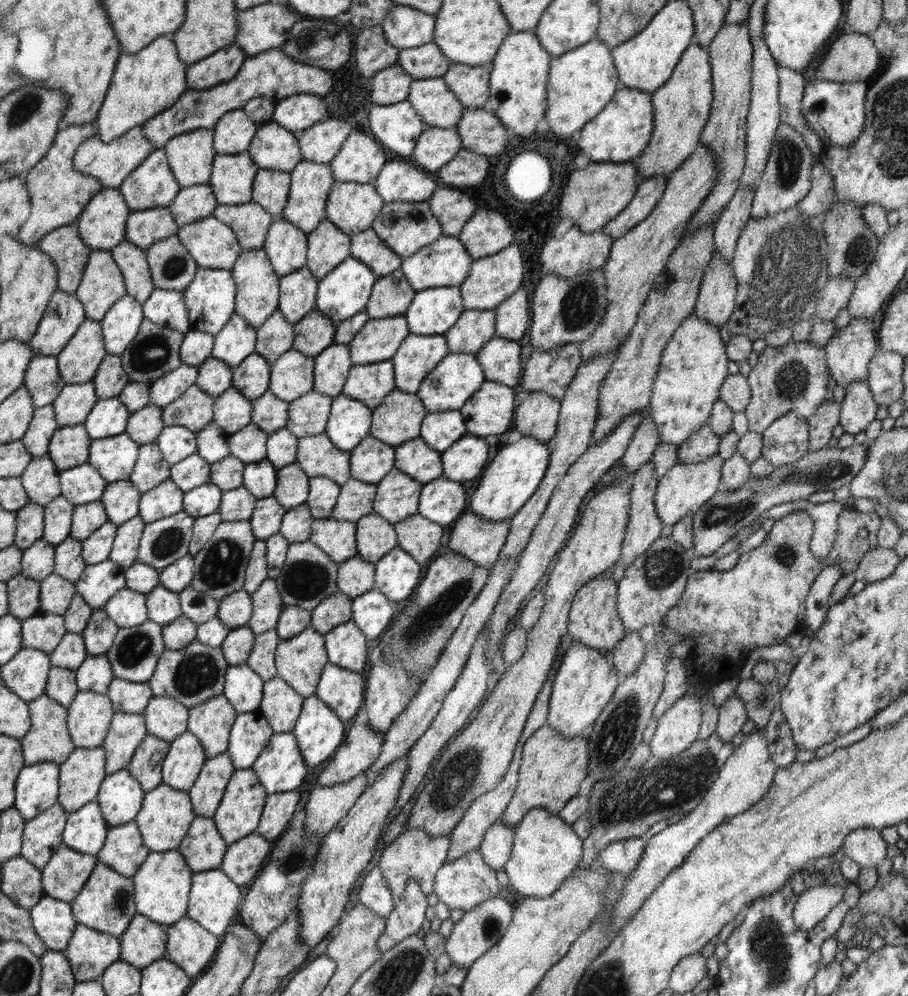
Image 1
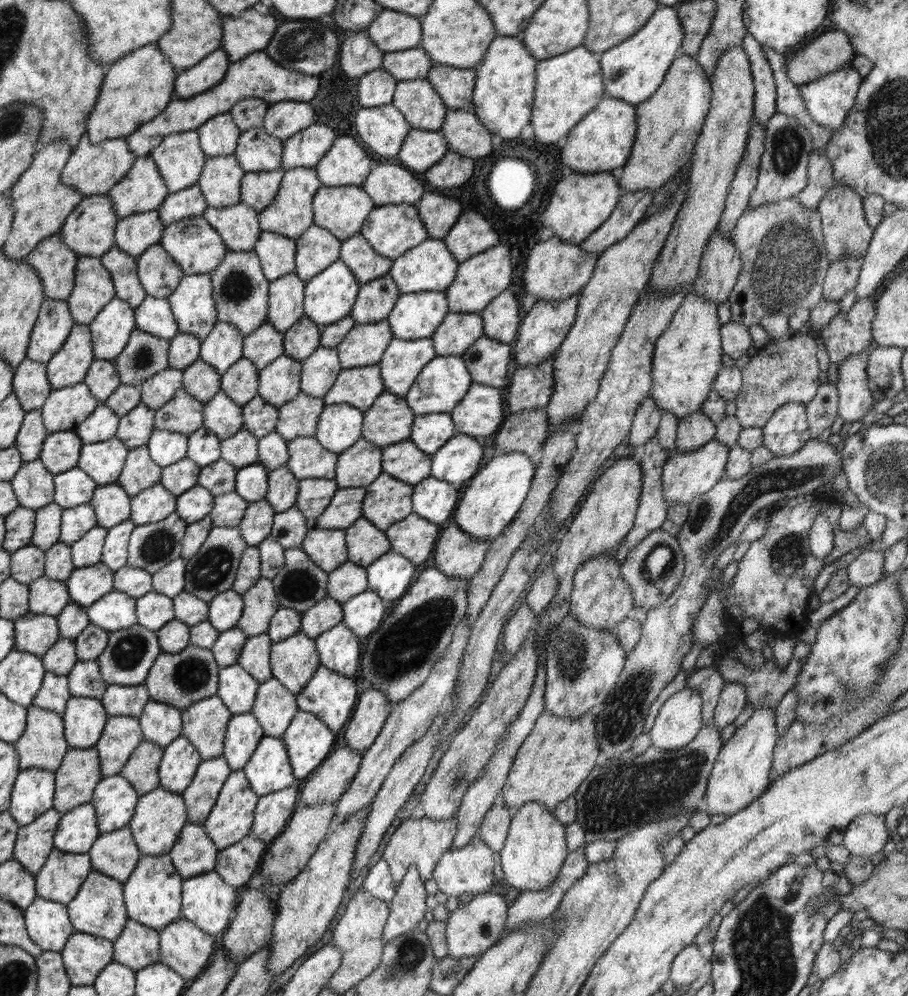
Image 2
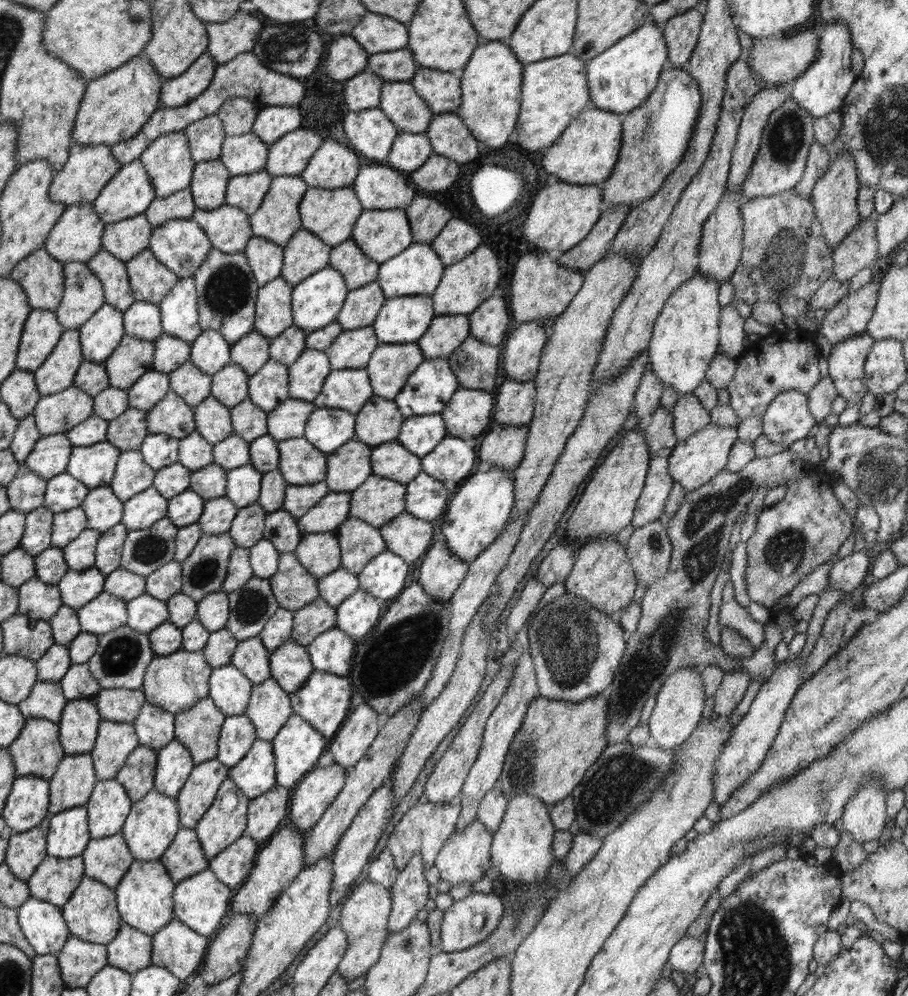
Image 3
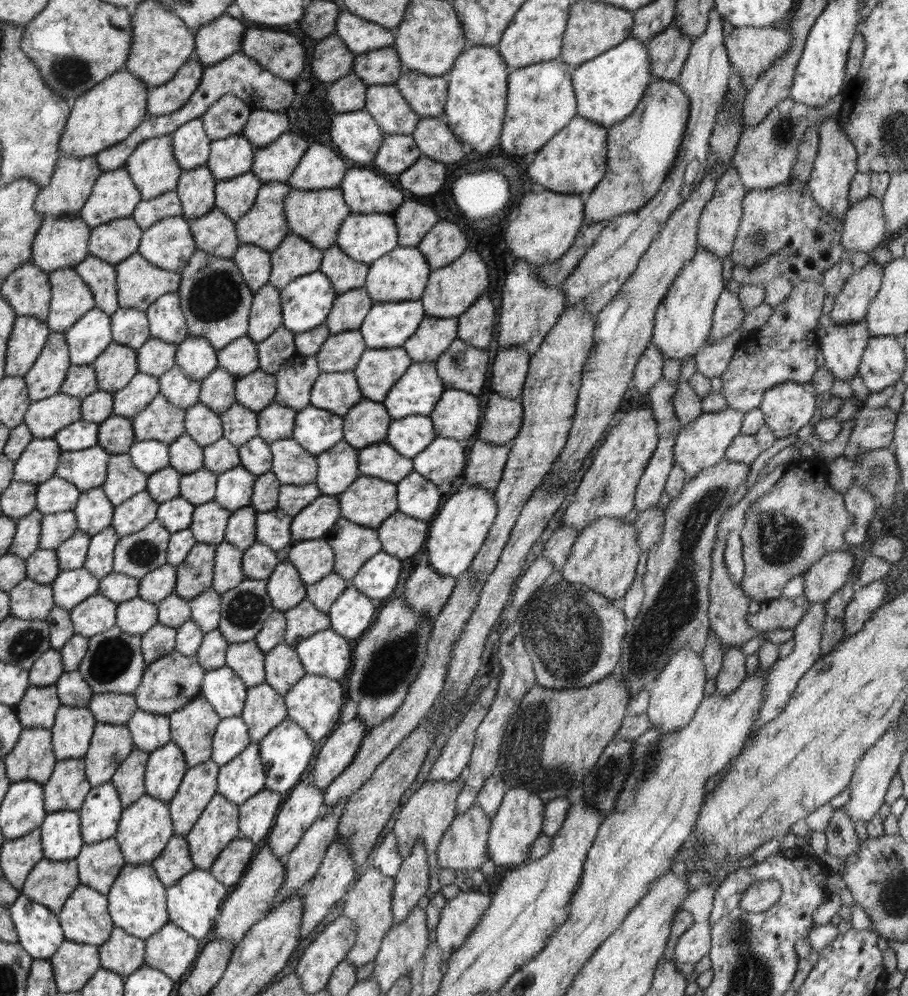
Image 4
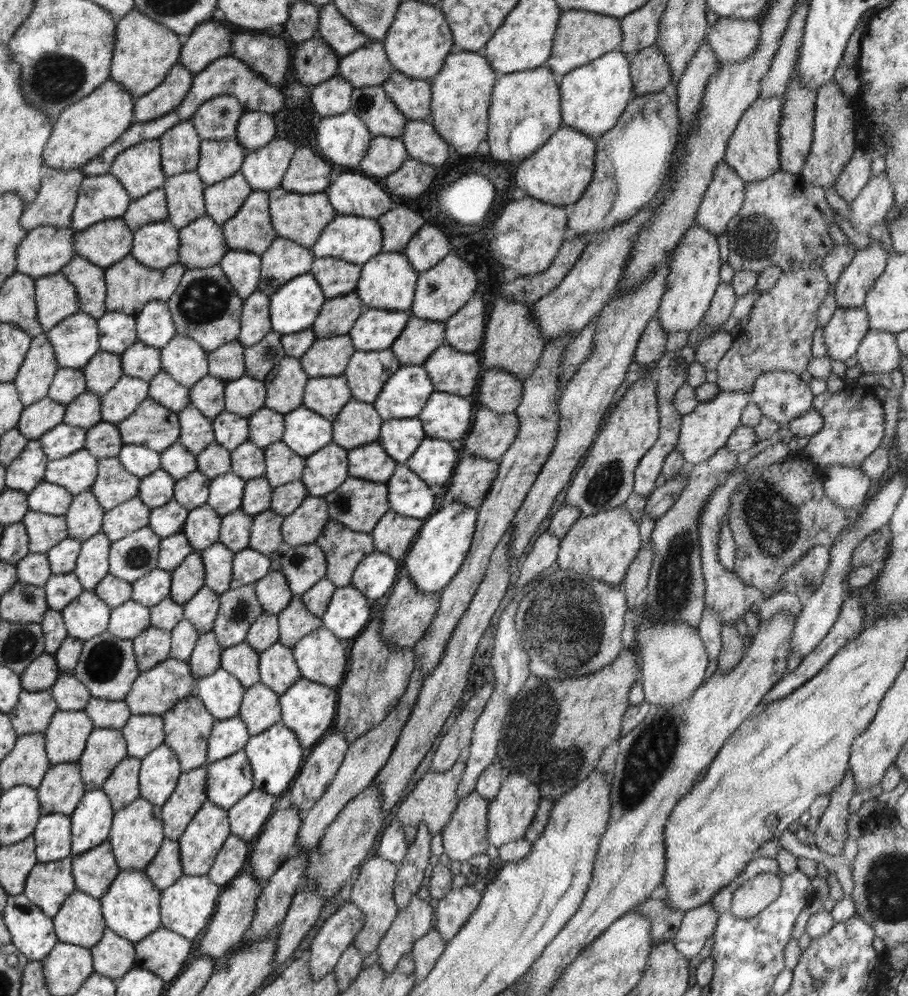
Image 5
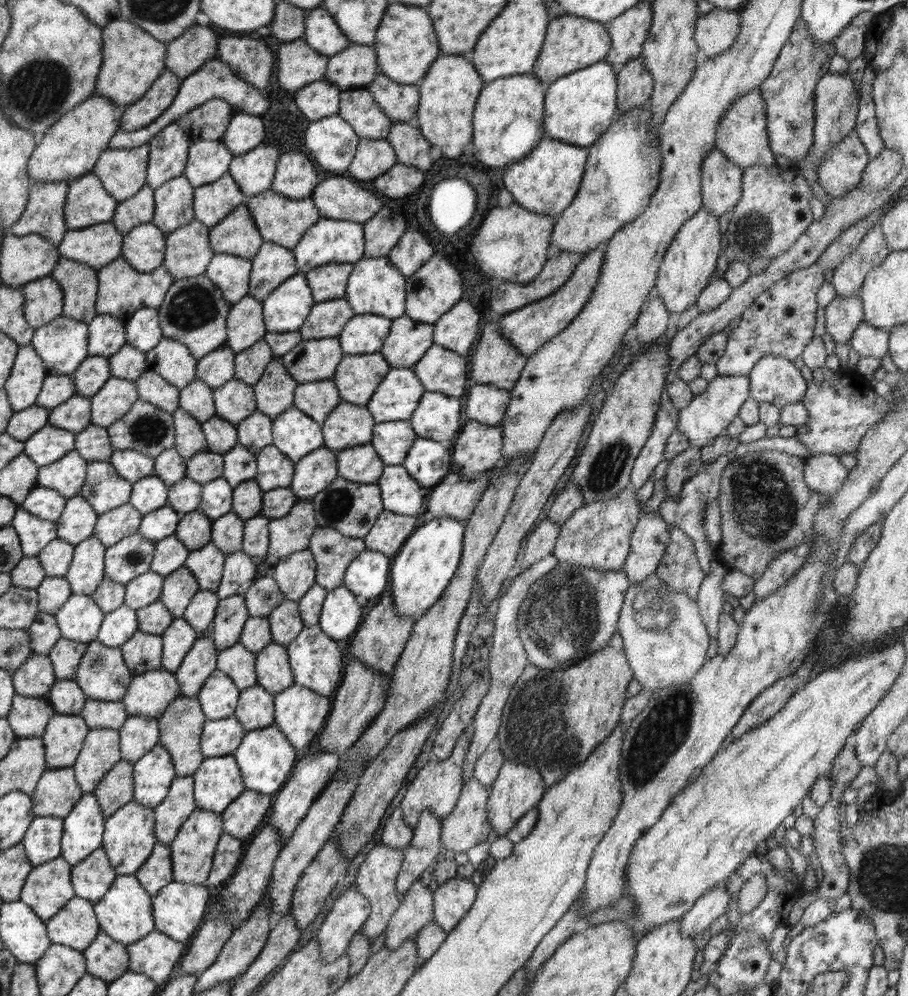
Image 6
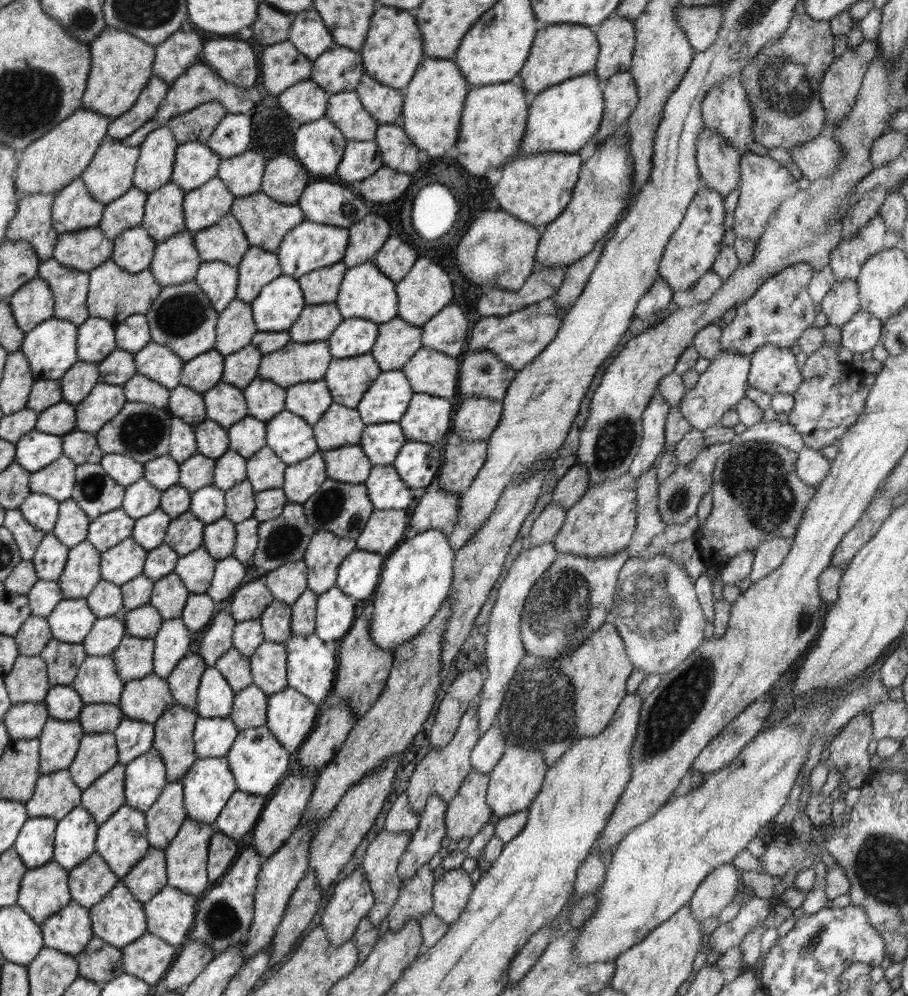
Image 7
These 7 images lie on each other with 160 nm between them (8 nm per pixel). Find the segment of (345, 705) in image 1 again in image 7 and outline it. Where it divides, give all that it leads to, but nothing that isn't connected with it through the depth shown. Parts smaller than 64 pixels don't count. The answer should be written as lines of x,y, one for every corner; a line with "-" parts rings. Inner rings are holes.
287,686
268,695
266,726
290,753
298,750
314,730
318,706
306,696

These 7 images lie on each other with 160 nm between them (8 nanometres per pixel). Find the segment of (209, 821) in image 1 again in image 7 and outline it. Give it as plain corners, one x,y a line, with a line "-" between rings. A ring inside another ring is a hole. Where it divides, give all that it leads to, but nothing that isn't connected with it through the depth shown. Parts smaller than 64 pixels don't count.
150,847
120,881
138,902
148,902
167,885
165,852
161,848

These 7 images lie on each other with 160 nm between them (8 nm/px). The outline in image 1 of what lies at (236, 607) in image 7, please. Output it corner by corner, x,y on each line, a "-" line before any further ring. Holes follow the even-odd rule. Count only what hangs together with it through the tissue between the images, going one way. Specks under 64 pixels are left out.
294,542
287,550
287,557
281,574
275,579
284,606
299,606
304,610
314,610
327,596
338,591
337,572
339,563
334,562
313,542

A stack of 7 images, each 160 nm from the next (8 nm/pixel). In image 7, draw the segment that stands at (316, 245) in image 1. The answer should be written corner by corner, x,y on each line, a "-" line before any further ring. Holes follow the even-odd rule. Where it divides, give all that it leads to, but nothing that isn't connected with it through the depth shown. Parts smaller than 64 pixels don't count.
251,246
244,253
237,269
236,299
250,304
256,300
263,286
282,275
275,251
264,250
259,246

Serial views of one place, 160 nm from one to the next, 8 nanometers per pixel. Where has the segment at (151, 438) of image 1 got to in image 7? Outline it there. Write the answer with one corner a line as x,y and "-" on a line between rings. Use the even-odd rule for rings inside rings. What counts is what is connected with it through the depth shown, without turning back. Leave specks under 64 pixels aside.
74,430
62,437
63,454
71,458
77,465
84,463
100,462
104,452
98,447
98,439
95,433

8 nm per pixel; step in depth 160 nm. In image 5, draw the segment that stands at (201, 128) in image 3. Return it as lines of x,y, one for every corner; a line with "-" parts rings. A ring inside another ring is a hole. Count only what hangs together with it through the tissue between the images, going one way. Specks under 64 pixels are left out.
189,120
168,129
159,141
166,178
198,168
201,138

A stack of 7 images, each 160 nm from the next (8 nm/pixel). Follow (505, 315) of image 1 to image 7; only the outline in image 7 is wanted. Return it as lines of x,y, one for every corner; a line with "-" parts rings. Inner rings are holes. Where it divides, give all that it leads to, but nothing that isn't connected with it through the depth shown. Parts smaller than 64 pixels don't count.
448,306
423,324
421,343
424,348
457,357
466,346
468,320
460,306

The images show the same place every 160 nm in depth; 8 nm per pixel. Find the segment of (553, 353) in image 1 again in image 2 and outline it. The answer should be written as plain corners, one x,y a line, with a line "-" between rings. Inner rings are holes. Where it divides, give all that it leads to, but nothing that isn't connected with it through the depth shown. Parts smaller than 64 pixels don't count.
553,357
540,364
520,366
508,384
510,412
544,409
548,406
553,393

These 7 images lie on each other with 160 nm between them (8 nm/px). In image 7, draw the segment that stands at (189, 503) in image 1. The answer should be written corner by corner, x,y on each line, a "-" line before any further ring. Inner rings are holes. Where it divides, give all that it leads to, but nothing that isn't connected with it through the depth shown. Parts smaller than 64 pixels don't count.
160,507
142,518
135,519
131,537
147,551
160,546
172,518

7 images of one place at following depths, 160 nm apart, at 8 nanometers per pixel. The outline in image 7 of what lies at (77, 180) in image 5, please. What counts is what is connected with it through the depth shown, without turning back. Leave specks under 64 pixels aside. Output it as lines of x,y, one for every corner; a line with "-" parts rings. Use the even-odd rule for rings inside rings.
28,194
18,202
16,216
6,230
5,241
24,241
33,246
38,258
42,261
53,258
53,250
59,234
54,231
52,223
52,205
56,194

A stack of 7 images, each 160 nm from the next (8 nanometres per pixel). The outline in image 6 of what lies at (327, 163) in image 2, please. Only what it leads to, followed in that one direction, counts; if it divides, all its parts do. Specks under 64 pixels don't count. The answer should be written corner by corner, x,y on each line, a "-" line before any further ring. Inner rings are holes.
282,154
278,158
271,190
288,199
309,198
316,186
322,182
322,179
318,178
318,171
314,162
304,154

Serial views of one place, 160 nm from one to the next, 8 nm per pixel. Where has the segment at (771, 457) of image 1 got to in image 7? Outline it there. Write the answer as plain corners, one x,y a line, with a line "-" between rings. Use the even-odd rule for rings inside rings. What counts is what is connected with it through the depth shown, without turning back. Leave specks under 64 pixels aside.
764,345
750,358
748,385
774,396
778,393
794,394
801,385
802,375
791,349

